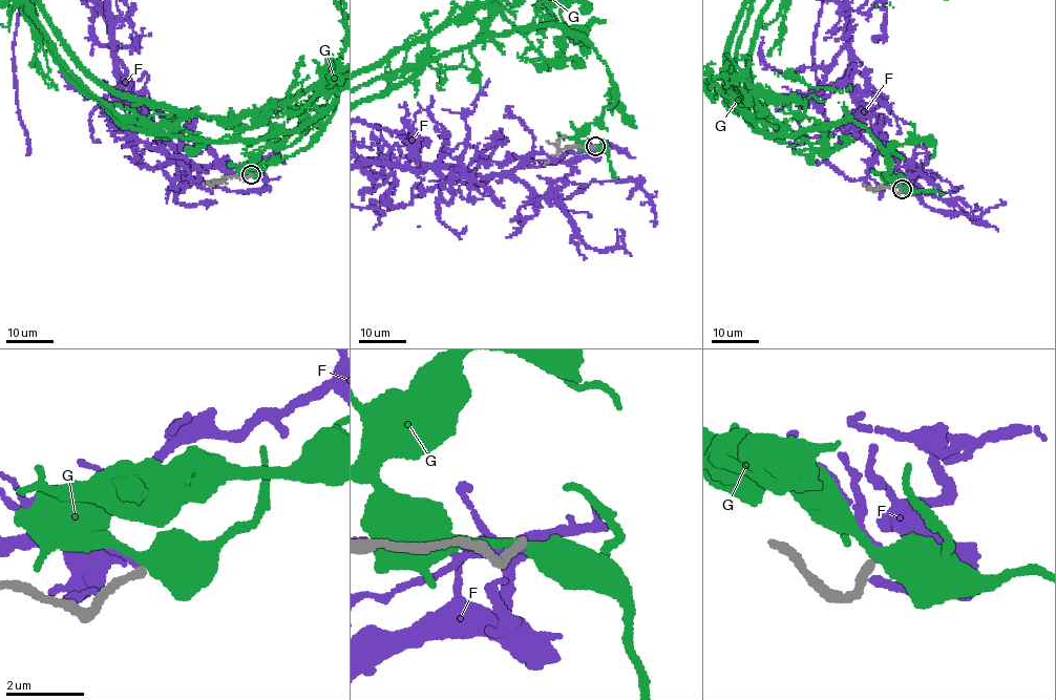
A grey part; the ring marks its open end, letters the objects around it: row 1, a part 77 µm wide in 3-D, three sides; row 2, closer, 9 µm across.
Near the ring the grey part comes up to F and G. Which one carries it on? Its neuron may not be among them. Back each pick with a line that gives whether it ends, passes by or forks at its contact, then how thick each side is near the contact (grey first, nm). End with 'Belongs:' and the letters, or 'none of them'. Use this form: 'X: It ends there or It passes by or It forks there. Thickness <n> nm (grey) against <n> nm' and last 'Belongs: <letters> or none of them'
Belongs: none of them

